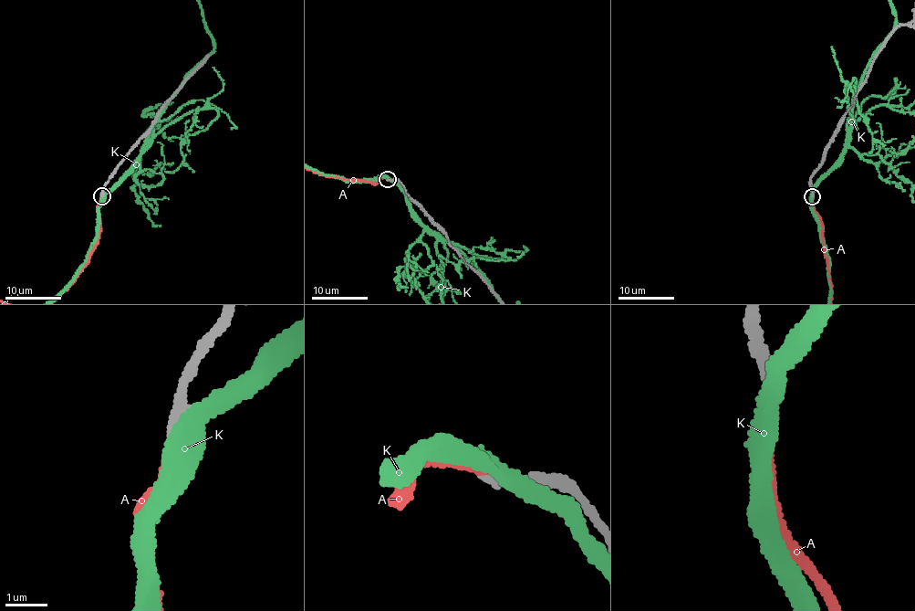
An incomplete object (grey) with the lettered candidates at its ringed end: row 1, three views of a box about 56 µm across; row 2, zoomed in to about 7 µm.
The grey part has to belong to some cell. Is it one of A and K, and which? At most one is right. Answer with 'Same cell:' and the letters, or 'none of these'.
Same cell: A

